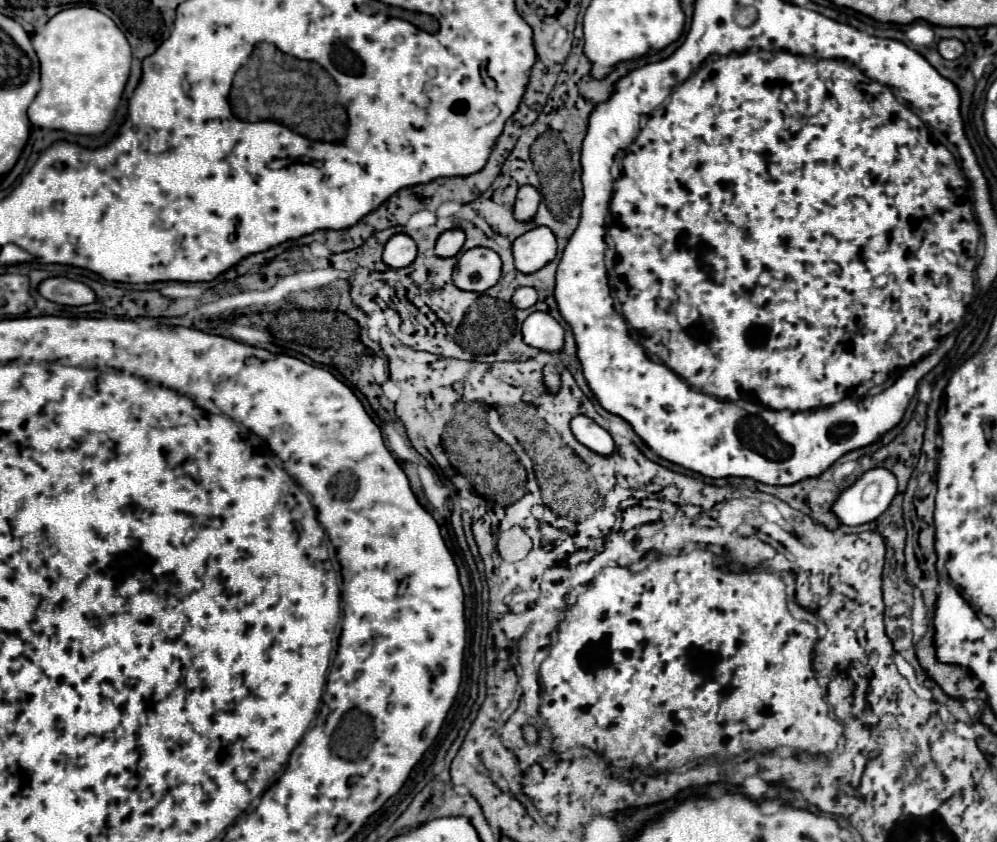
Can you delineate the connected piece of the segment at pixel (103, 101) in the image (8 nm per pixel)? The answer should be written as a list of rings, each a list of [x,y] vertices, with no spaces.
[[[72,7],[56,13],[32,35],[40,59],[40,91],[28,107],[34,127],[62,129],[68,133],[98,135],[114,117],[128,81],[132,51],[116,23],[92,7]]]

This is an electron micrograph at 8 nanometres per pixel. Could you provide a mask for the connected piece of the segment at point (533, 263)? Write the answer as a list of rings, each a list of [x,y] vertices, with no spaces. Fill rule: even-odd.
[[[544,225],[516,237],[512,245],[516,269],[522,273],[534,273],[556,257],[556,237]]]

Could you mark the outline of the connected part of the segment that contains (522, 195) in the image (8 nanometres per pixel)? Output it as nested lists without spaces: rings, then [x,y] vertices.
[[[524,185],[524,187],[518,191],[516,205],[514,205],[514,215],[516,215],[516,219],[520,219],[520,221],[530,221],[532,215],[536,213],[536,209],[538,209],[538,203],[540,203],[540,193],[538,193],[538,189],[532,187],[532,185]]]

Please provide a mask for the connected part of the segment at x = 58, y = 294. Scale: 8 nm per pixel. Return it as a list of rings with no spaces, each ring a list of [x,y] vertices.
[[[66,277],[44,279],[38,285],[38,293],[42,297],[46,297],[48,301],[54,301],[54,303],[60,303],[60,305],[70,305],[70,307],[88,305],[96,299],[96,295],[90,287],[86,287],[84,283],[66,279]]]

